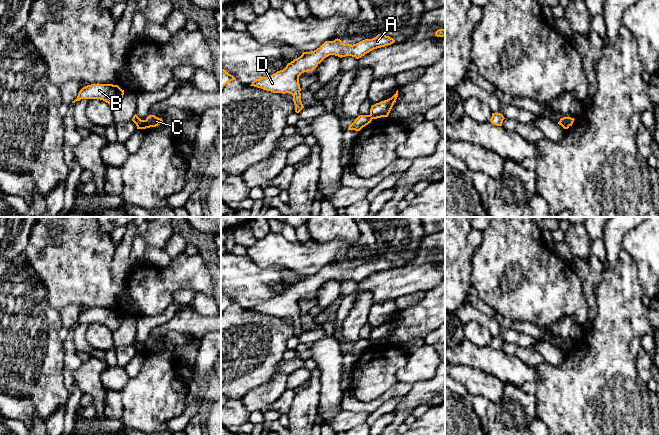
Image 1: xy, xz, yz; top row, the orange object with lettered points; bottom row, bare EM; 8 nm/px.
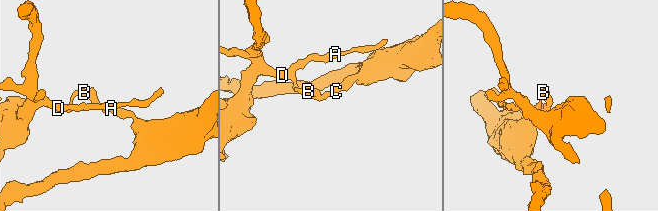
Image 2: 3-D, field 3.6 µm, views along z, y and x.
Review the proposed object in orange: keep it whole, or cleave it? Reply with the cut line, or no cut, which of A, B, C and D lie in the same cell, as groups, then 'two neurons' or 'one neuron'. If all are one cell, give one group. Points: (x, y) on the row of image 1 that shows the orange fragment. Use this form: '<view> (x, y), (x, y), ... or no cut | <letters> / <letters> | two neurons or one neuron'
xy (145, 120), (147, 127) | A B D / C | two neurons

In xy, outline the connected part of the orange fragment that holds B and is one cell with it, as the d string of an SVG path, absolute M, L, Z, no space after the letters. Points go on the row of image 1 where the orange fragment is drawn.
M97 83L83 87L79 91L77 98L72 103L80 101L81 99L100 99L114 108L120 103L123 95L124 90L122 90L118 85Z

